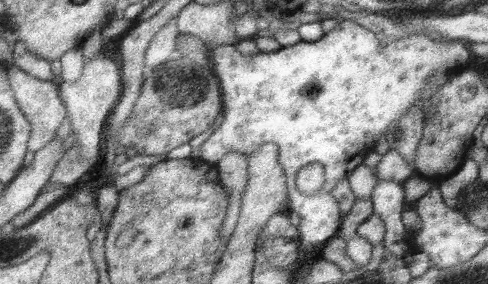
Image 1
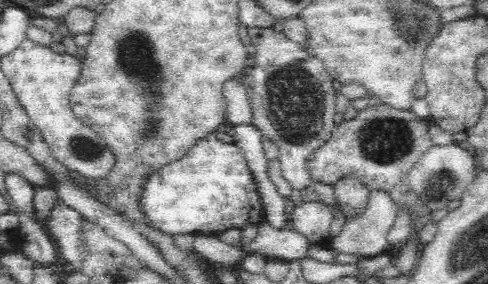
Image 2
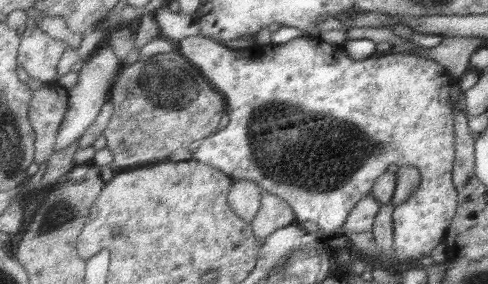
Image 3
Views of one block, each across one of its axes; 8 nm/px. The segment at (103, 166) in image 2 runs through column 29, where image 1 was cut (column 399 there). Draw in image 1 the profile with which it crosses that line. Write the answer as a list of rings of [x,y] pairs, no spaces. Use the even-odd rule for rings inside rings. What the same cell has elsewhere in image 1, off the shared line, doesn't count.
[[[339,18],[339,24],[323,34],[319,40],[283,46],[279,52],[241,56],[235,46],[211,46],[209,64],[221,80],[221,92],[225,94],[225,116],[213,136],[209,136],[201,144],[201,160],[207,164],[217,164],[225,154],[233,150],[247,156],[261,144],[275,144],[279,148],[279,164],[283,166],[287,176],[289,210],[295,212],[301,220],[297,226],[297,242],[301,248],[309,250],[317,244],[327,242],[341,228],[343,214],[331,194],[335,184],[365,160],[379,136],[387,134],[391,122],[403,116],[413,106],[417,96],[423,98],[423,114],[429,114],[429,98],[441,88],[441,84],[451,78],[453,68],[463,70],[467,66],[465,62],[469,54],[469,46],[465,46],[461,40],[437,42],[425,34],[393,40],[387,42],[387,46],[379,48],[379,38],[375,32],[343,18]],[[311,162],[323,164],[325,182],[315,194],[303,194],[297,190],[295,178],[299,168]]]

